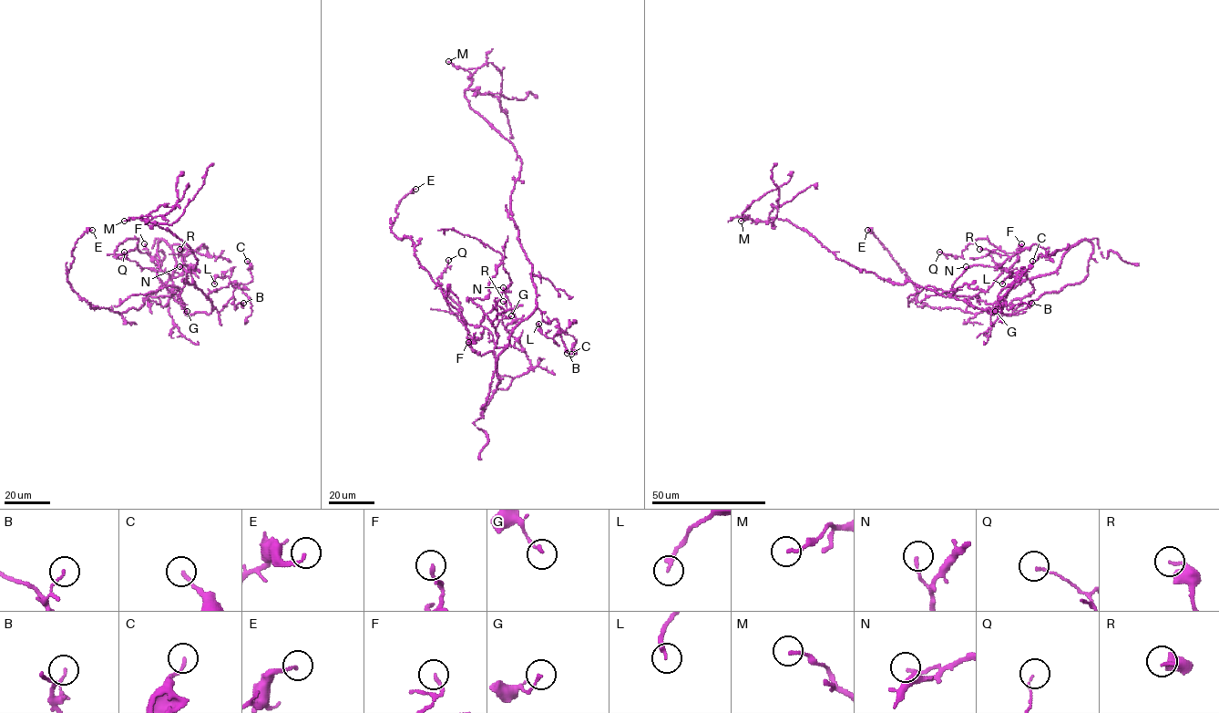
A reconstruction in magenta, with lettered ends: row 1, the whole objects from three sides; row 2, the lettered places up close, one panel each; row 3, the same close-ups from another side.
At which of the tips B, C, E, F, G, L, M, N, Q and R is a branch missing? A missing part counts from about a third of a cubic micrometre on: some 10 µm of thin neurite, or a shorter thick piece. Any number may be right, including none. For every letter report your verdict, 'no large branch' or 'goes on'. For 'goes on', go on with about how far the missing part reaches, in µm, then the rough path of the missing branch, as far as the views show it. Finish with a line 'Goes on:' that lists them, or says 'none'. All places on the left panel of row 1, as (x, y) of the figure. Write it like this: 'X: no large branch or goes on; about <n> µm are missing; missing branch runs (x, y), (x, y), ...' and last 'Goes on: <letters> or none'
B: no large branch
C: goes on; about 10 µm are missing
E: no large branch
F: no large branch
G: no large branch
L: no large branch
M: no large branch
N: no large branch
Q: no large branch
R: no large branch
Goes on: C

